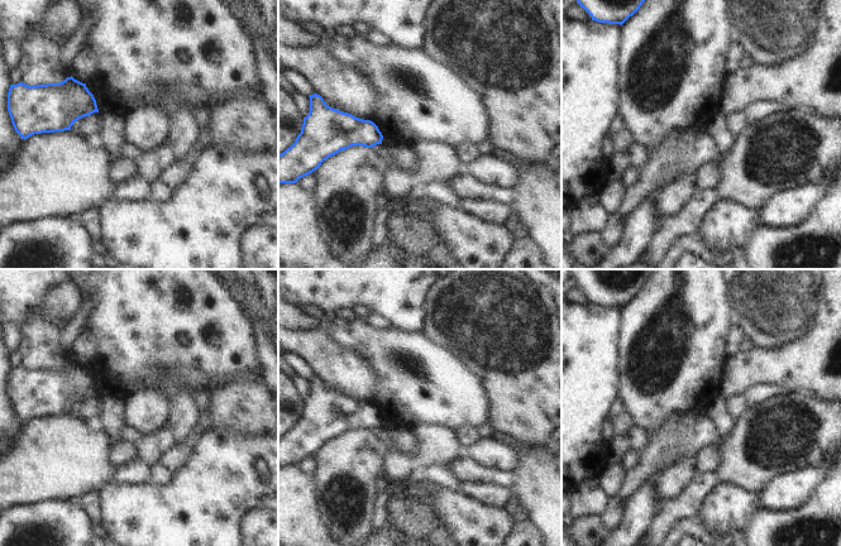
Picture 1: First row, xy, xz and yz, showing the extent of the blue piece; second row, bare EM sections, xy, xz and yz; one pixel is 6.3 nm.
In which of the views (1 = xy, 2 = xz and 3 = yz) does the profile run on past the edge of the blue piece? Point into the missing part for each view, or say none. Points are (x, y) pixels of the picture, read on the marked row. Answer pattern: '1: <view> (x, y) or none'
1: none
2: none
3: none

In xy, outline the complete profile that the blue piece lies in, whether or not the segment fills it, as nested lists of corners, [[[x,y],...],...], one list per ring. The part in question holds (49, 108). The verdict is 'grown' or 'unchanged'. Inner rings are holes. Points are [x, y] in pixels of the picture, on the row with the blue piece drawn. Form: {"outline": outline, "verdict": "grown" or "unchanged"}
{"outline": [[[72,76],[59,83],[10,85],[8,111],[21,139],[71,130],[78,119],[99,112],[94,95]]], "verdict": "unchanged"}

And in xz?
{"outline": [[[317,94],[309,97],[310,112],[304,118],[301,133],[295,143],[278,155],[278,183],[296,183],[300,178],[316,171],[329,157],[353,145],[373,148],[382,144],[383,135],[373,121],[330,107]]], "verdict": "unchanged"}

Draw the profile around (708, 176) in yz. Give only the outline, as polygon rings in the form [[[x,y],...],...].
[[[718,161],[702,166],[697,172],[698,190],[707,190],[718,186],[722,179],[722,168]]]

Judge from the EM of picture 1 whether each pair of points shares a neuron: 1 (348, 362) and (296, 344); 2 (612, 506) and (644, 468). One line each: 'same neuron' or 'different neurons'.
1: same neuron
2: different neurons

